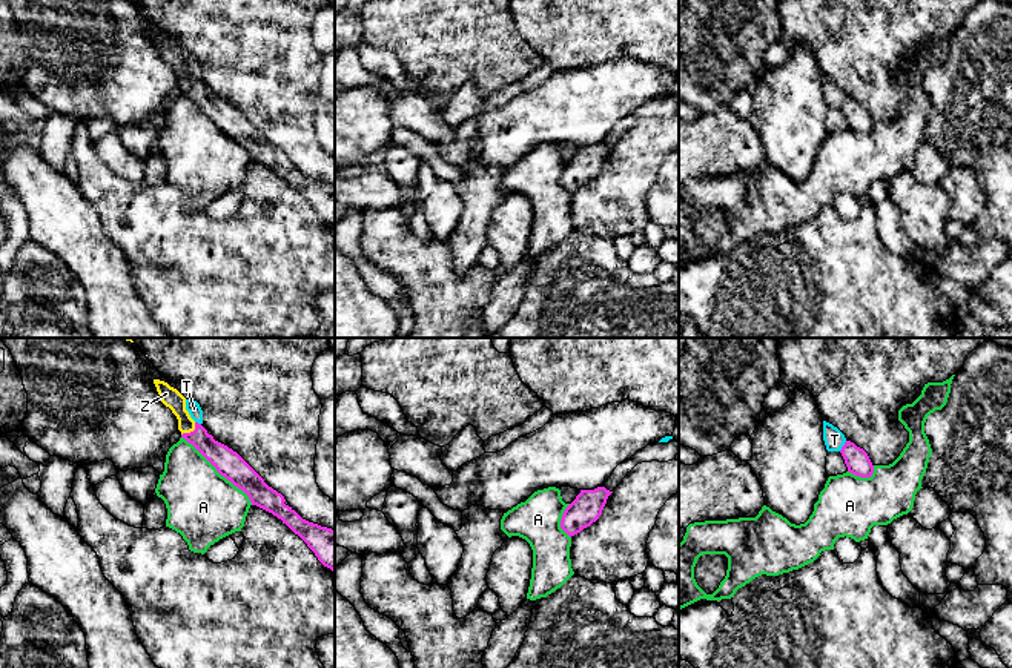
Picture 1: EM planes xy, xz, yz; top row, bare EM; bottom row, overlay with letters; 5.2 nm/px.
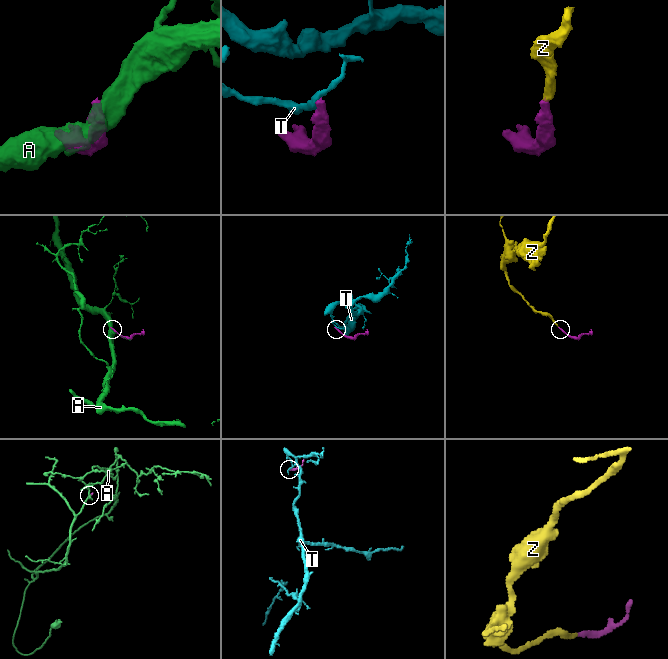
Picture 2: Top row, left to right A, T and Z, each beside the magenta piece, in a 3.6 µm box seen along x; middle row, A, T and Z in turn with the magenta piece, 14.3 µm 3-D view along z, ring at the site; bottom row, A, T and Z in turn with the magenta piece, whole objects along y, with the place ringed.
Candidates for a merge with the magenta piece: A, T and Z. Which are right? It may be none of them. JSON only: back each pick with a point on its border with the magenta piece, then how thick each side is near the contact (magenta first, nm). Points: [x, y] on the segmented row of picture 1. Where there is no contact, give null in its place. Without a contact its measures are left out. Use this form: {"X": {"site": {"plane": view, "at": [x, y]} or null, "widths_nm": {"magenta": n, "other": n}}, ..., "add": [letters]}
{"Z": {"site": {"plane": "xy", "at": [191, 432]}, "widths_nm": {"magenta": 140, "other": 100}}, "add": ["Z"]}

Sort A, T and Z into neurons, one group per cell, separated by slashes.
A / T / Z

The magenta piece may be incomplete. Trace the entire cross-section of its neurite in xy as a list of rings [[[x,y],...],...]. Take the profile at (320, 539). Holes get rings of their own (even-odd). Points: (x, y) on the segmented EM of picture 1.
[[[154,379],[154,384],[161,402],[177,416],[181,438],[192,444],[221,476],[243,490],[252,505],[281,519],[307,544],[324,567],[335,571],[335,530],[303,519],[284,504],[284,496],[269,487],[236,451],[215,441],[201,424],[190,418],[186,410],[186,398],[177,389],[160,379]]]

